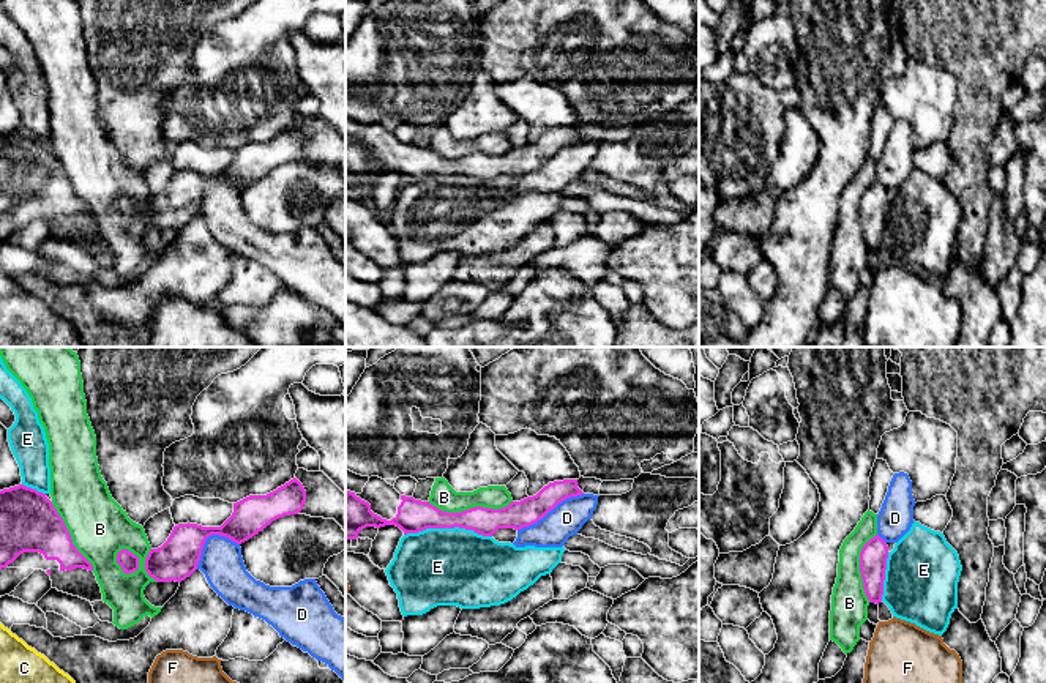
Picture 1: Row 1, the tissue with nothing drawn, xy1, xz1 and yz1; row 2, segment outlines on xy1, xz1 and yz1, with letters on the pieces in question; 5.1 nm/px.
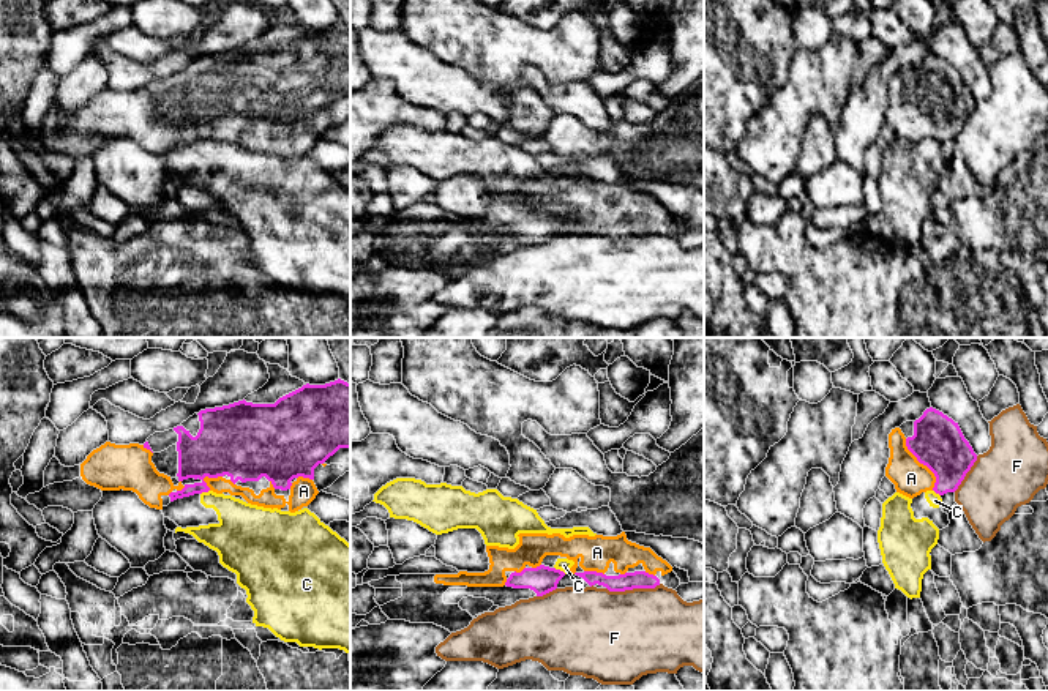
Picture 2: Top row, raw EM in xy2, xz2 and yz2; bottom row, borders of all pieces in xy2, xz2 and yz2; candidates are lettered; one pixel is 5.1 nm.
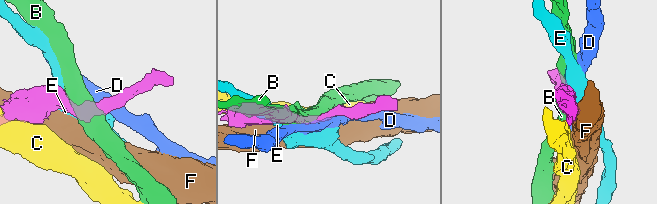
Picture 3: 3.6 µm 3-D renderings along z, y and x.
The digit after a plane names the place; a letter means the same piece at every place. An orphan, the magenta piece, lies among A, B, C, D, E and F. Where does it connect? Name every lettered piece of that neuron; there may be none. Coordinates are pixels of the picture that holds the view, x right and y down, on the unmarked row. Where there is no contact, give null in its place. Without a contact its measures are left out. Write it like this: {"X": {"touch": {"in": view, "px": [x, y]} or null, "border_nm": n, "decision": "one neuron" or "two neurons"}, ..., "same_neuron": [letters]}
{"A": {"touch": {"in": "yz2", "px": [924, 111]}, "border_nm": 300, "decision": "one neuron"}, "B": {"touch": {"in": "xz1", "px": [470, 155]}, "border_nm": 440, "decision": "two neurons"}, "C": {"touch": {"in": "xz2", "px": [559, 216]}, "border_nm": 70, "decision": "two neurons"}, "D": {"touch": {"in": "xz1", "px": [549, 156]}, "border_nm": 380, "decision": "two neurons"}, "E": {"touch": {"in": "xz1", "px": [448, 174]}, "border_nm": 440, "decision": "two neurons"}, "F": {"touch": {"in": "xz2", "px": [633, 234]}, "border_nm": 280, "decision": "two neurons"}, "same_neuron": ["A"]}

